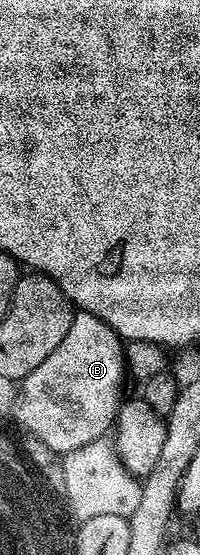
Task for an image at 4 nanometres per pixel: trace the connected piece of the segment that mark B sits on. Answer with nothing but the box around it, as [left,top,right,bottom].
[16,312,128,455]

